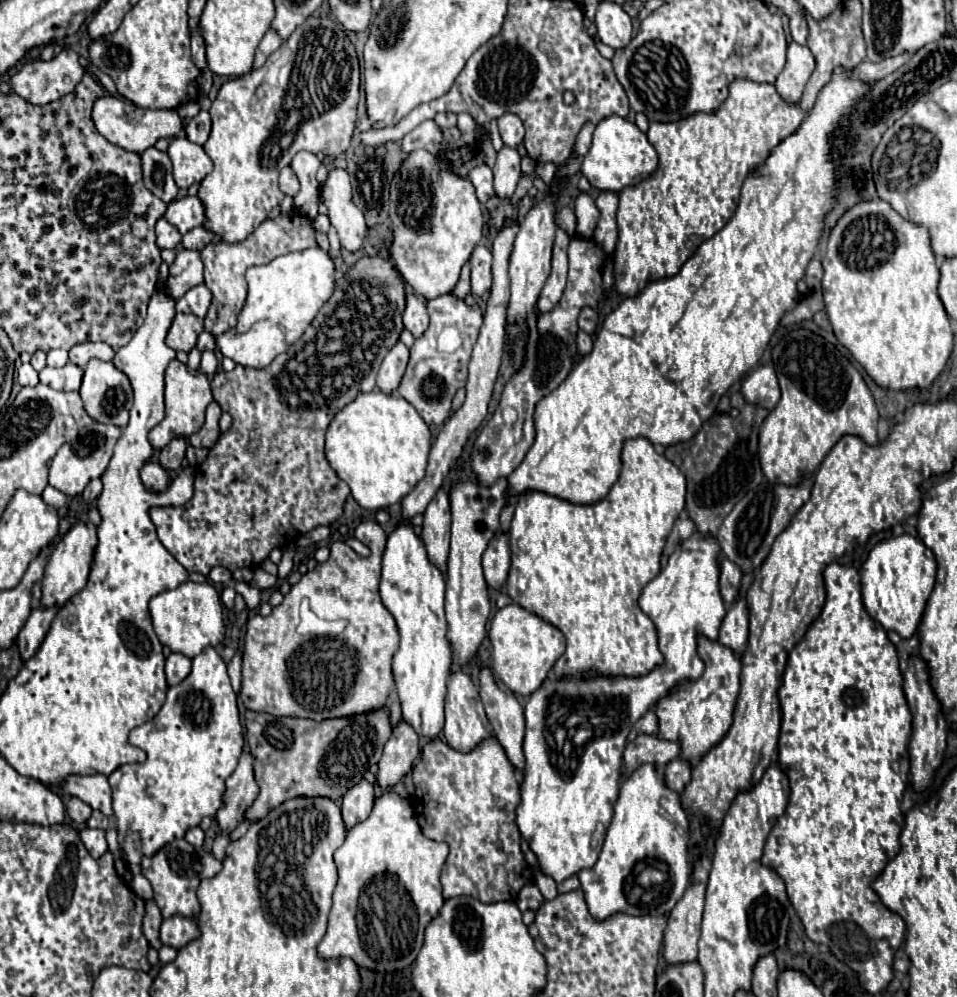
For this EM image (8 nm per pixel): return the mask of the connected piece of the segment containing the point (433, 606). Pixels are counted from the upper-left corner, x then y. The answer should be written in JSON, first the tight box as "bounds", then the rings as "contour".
{"bounds":[379,525,451,739],"contour":[[[399,525],[387,539],[387,547],[383,553],[383,577],[381,577],[381,587],[379,587],[383,605],[391,611],[391,615],[397,621],[399,627],[399,637],[401,645],[397,653],[393,655],[393,675],[395,675],[395,685],[401,701],[401,711],[403,711],[403,721],[409,723],[415,733],[435,739],[443,731],[443,701],[447,693],[447,677],[449,677],[449,665],[451,665],[451,647],[447,641],[447,623],[445,623],[445,609],[443,609],[443,599],[445,599],[445,579],[437,567],[433,567],[427,559],[425,547],[421,539],[413,533],[411,525]]]}

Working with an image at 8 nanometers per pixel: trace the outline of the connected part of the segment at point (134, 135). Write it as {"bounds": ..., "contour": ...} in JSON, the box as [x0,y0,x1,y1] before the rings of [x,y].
{"bounds":[93,95,183,153],"contour":[[[111,95],[97,99],[97,103],[93,107],[93,121],[95,121],[97,131],[107,141],[111,141],[113,145],[119,145],[127,151],[135,151],[135,153],[143,153],[145,149],[153,147],[161,137],[171,139],[183,129],[183,119],[173,109],[143,109],[143,107],[137,107],[129,101],[123,101],[123,99],[111,97]]]}

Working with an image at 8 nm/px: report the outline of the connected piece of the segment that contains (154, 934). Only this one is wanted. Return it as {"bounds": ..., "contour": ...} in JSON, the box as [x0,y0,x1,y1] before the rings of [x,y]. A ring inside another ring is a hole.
{"bounds":[143,901,163,949],"contour":[[[149,901],[145,909],[147,911],[145,911],[145,919],[143,919],[143,933],[145,933],[145,937],[153,949],[161,949],[163,943],[159,939],[159,927],[161,927],[163,917],[161,917],[155,901]]]}

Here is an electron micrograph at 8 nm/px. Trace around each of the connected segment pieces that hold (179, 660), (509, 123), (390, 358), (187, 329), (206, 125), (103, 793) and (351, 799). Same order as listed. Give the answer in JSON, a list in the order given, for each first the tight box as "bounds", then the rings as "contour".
[{"bounds":[165,653,191,685],"contour":[[[171,653],[165,661],[165,675],[169,685],[181,683],[191,673],[191,659],[183,653]]]},{"bounds":[497,115,525,149],"contour":[[[503,115],[497,123],[499,123],[499,133],[503,143],[511,149],[517,149],[525,137],[525,127],[521,119],[517,119],[517,115]]]},{"bounds":[377,341,409,395],"contour":[[[401,341],[395,347],[389,349],[387,357],[381,363],[379,375],[377,375],[377,387],[385,395],[391,395],[393,391],[397,391],[397,387],[399,387],[399,383],[403,379],[407,361],[409,361],[409,349]]]},{"bounds":[165,313,203,351],"contour":[[[177,313],[165,343],[175,351],[191,351],[197,345],[197,337],[201,331],[203,331],[203,321],[197,315]]]},{"bounds":[185,111,211,145],"contour":[[[199,111],[199,115],[195,115],[187,127],[185,127],[185,133],[187,133],[187,139],[197,143],[197,145],[203,145],[207,139],[209,139],[209,133],[211,133],[211,117],[207,111]]]},{"bounds":[63,775,115,819],"contour":[[[71,775],[63,789],[67,793],[71,793],[73,797],[79,797],[81,801],[85,801],[87,805],[91,805],[93,809],[101,811],[103,815],[115,819],[113,807],[111,807],[111,787],[105,775]]]},{"bounds":[343,779,375,829],"contour":[[[361,779],[361,783],[357,783],[357,787],[351,787],[345,795],[343,795],[343,821],[345,827],[351,829],[357,823],[365,821],[371,813],[375,805],[375,789],[371,783],[367,783],[365,779]]]}]

